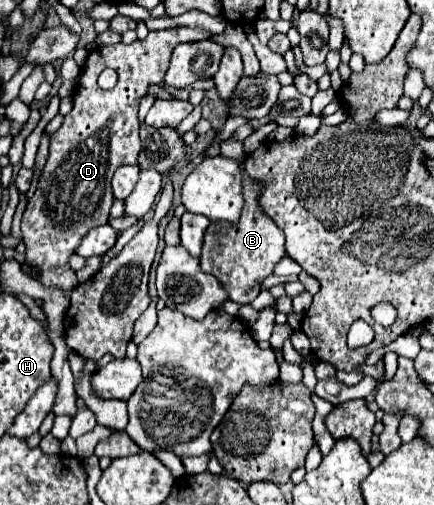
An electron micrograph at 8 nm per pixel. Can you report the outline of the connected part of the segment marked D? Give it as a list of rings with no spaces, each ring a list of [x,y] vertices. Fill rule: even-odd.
[[[174,27],[164,31],[152,31],[144,41],[134,41],[132,45],[116,43],[116,45],[104,45],[92,49],[88,57],[88,65],[84,75],[78,81],[78,87],[74,91],[74,109],[66,115],[62,127],[50,137],[50,157],[46,167],[42,169],[42,175],[38,179],[38,189],[34,197],[28,201],[26,211],[22,215],[22,237],[26,243],[26,261],[30,265],[36,265],[42,275],[40,283],[44,285],[58,285],[68,295],[78,285],[76,273],[66,265],[68,257],[76,251],[80,245],[84,233],[88,233],[92,227],[104,225],[108,221],[110,207],[114,203],[112,195],[112,175],[120,165],[134,165],[138,161],[140,153],[140,137],[138,137],[138,103],[146,95],[150,85],[162,85],[164,83],[164,69],[168,69],[168,61],[172,55],[172,49],[178,43],[194,43],[210,39],[212,33],[200,27]],[[112,67],[118,73],[116,87],[104,91],[96,85],[98,75],[102,69]]]

